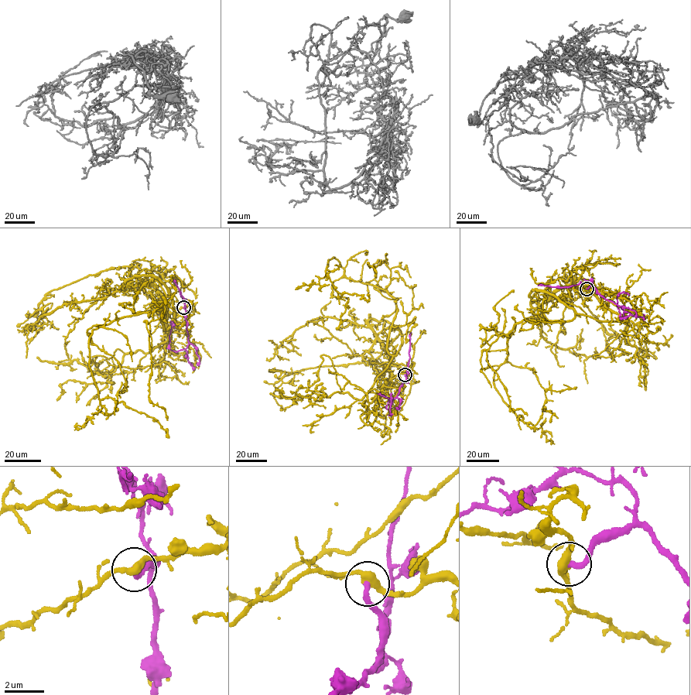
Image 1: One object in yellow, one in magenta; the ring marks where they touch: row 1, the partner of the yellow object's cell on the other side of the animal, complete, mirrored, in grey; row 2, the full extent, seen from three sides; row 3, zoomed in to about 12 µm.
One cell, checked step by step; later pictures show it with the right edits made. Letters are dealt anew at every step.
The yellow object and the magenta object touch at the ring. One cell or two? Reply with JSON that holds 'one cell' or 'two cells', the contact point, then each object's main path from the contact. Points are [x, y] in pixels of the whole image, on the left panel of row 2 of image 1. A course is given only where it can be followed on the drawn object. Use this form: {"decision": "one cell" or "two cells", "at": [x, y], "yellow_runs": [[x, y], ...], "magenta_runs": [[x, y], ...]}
{"decision": "two cells", "at": [183, 307], "yellow_runs": [[183, 307], [132, 277], [161, 282], [175, 320], [121, 317], [89, 347], [108, 415], [122, 401], [169, 437]], "magenta_runs": [[183, 307], [189, 344], [186, 348], [176, 351], [169, 348], [169, 336], [173, 325], [170, 322], [174, 328]]}

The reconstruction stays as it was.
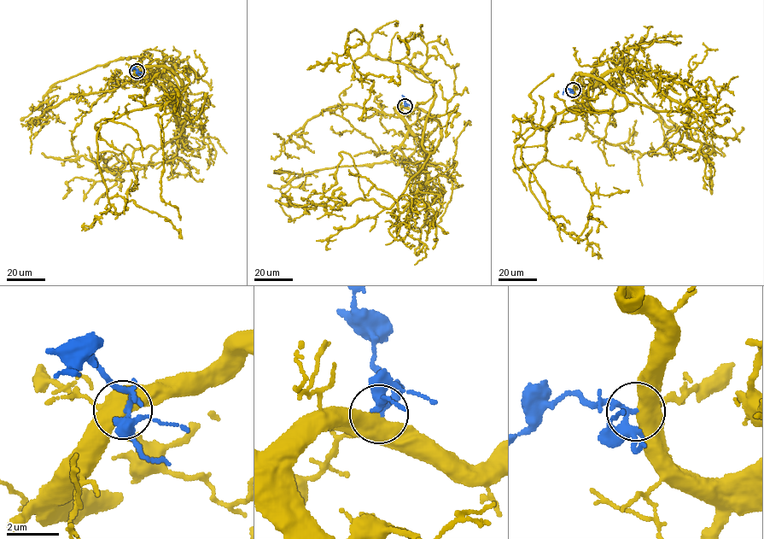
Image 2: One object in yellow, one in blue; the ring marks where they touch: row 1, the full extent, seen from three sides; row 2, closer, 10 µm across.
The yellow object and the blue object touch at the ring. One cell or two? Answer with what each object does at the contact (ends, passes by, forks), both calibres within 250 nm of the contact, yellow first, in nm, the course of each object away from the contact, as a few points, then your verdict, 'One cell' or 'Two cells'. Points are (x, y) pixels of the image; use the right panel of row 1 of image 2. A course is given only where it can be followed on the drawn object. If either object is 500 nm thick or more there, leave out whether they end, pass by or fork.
Thickness 650 nm (yellow) against 190 nm. Course of yellow: (573, 90), (577, 73), (594, 76), (627, 103), (556, 113), (530, 190), (574, 238), (590, 213), (597, 231). Course of blue: (573, 90), (567, 89), (562, 94). One cell

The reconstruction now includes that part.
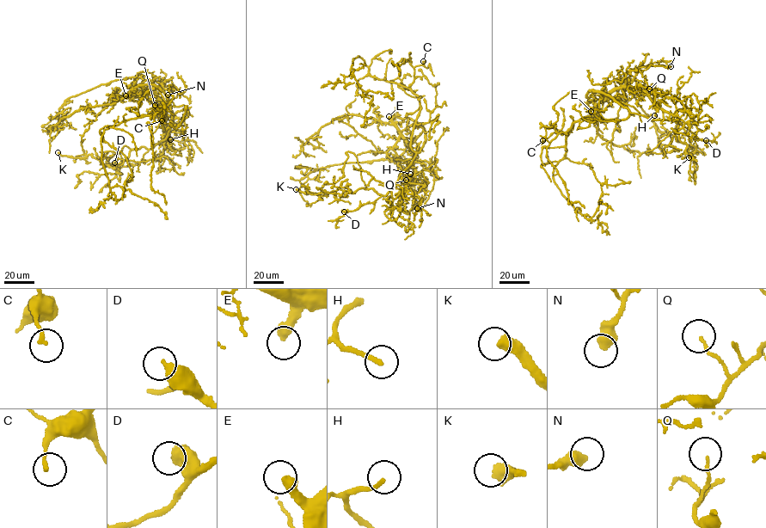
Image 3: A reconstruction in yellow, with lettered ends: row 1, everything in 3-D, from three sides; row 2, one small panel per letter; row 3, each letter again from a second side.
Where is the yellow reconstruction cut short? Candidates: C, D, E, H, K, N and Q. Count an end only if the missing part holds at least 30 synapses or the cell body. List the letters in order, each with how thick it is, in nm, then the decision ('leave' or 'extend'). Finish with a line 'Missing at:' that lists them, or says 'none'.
C: 170 nm thick; leave
D: 440 nm thick; leave
E: 440 nm thick; extend
H: 170 nm thick; leave
K: 550 nm thick; extend
N: 500 nm thick; leave
Q: 110 nm thick; leave
Missing at: E, K

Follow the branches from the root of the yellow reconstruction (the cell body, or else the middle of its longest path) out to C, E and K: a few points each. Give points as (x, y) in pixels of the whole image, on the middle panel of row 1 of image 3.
C: (411, 144), (420, 105), (419, 98), (410, 87), (413, 80), (413, 69), (423, 61)
E: (411, 144), (413, 150), (419, 150), (425, 135), (424, 127), (409, 119), (389, 116)
K: (411, 144), (415, 156), (385, 195), (372, 188), (353, 193), (339, 187), (321, 196), (296, 189)

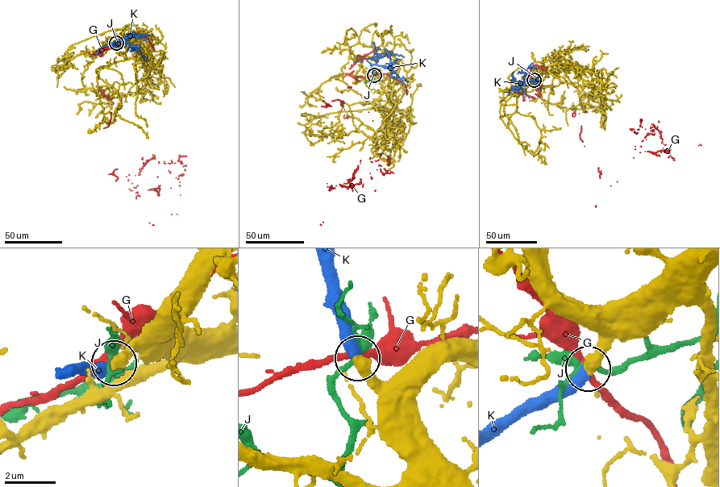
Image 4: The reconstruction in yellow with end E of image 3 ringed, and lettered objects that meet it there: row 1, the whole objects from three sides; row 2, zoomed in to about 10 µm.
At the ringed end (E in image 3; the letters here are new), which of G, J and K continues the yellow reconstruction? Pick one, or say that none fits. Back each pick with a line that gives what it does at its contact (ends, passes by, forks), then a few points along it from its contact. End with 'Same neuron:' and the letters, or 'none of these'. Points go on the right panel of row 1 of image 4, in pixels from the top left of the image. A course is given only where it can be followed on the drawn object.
K: it ends; course (534, 80), (526, 84), (523, 77), (527, 81), (536, 80), (534, 86)
Same neuron: K

